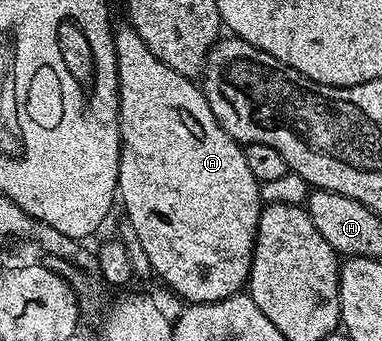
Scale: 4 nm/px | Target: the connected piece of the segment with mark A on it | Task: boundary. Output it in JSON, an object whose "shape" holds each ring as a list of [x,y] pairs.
{"shape":[[[129,23],[114,29],[114,46],[118,60],[118,126],[120,127],[120,167],[118,168],[117,196],[126,204],[124,214],[132,219],[132,227],[140,235],[140,247],[148,255],[148,263],[153,276],[159,277],[174,293],[183,297],[183,302],[203,305],[209,301],[219,301],[239,292],[250,280],[250,268],[254,258],[254,237],[258,234],[258,220],[264,208],[260,183],[248,168],[244,160],[244,148],[220,127],[216,115],[212,115],[212,107],[202,94],[201,88],[191,78],[180,75],[168,67],[168,63],[160,63],[152,51],[142,44],[140,35]]]}

